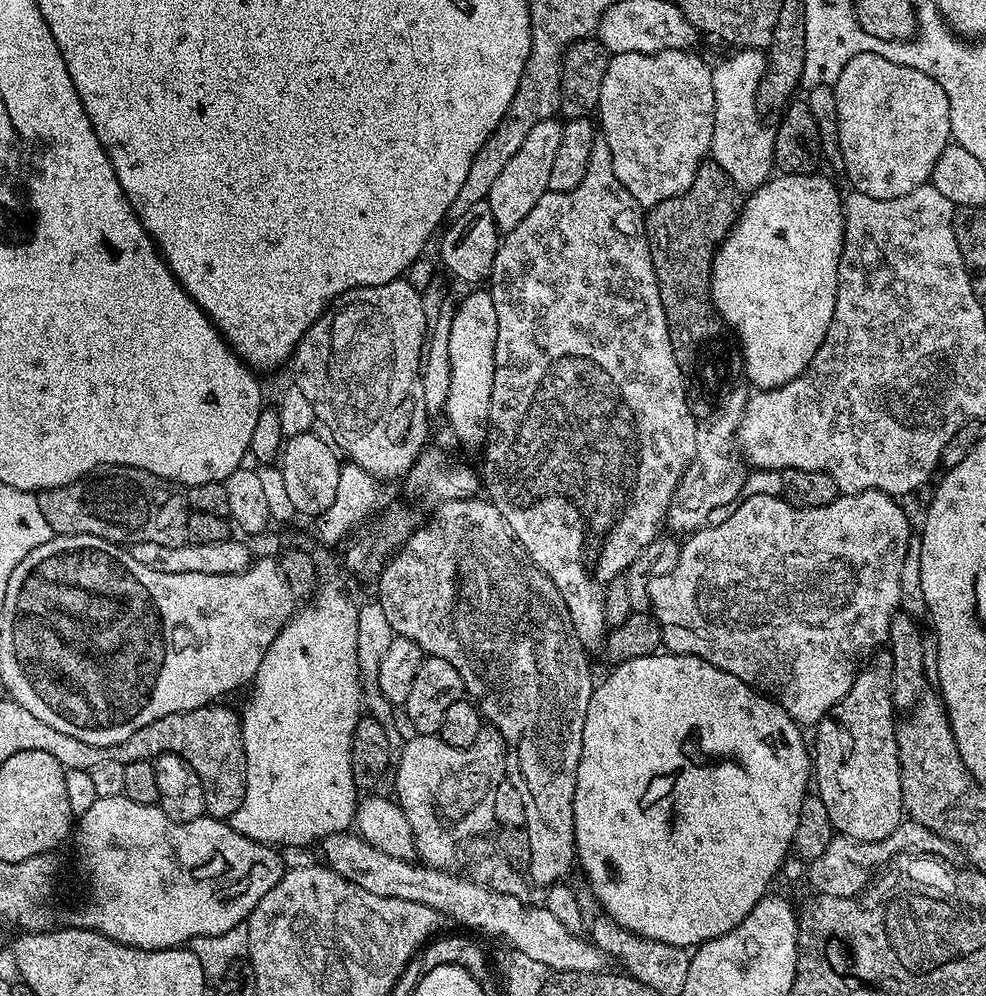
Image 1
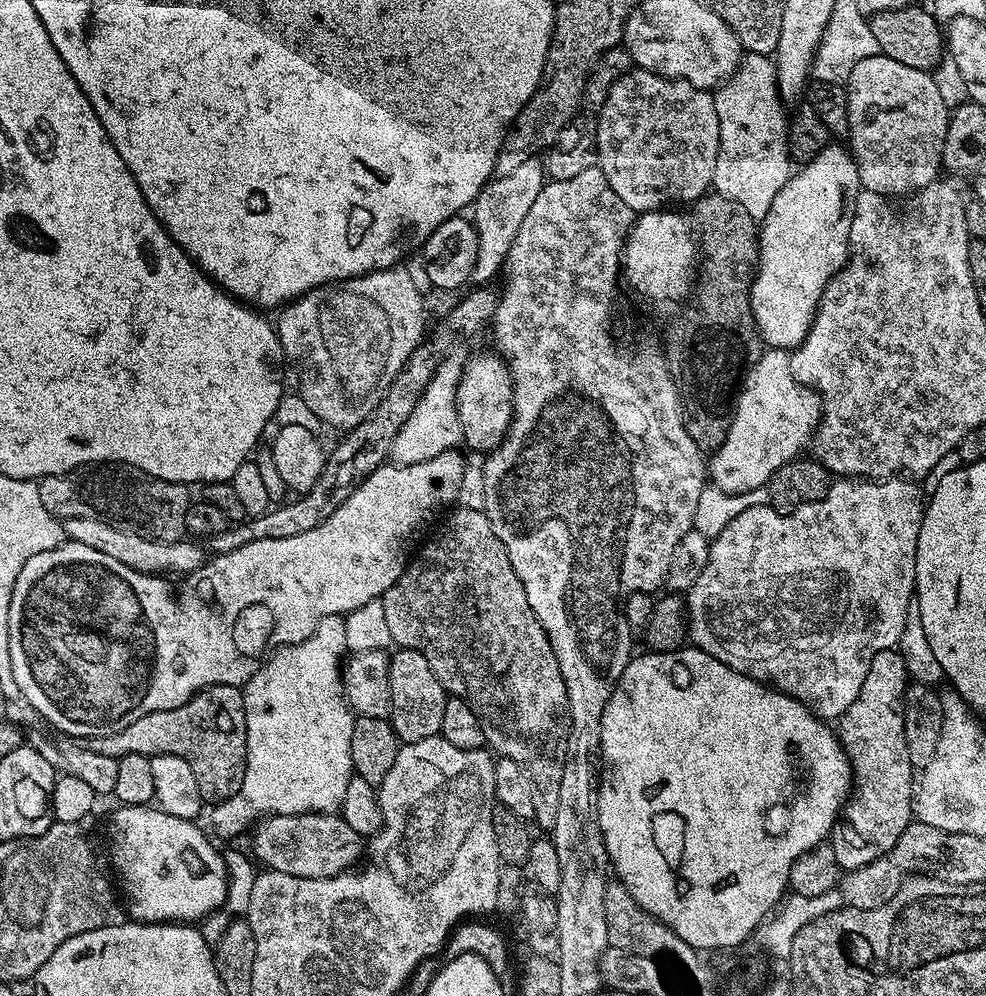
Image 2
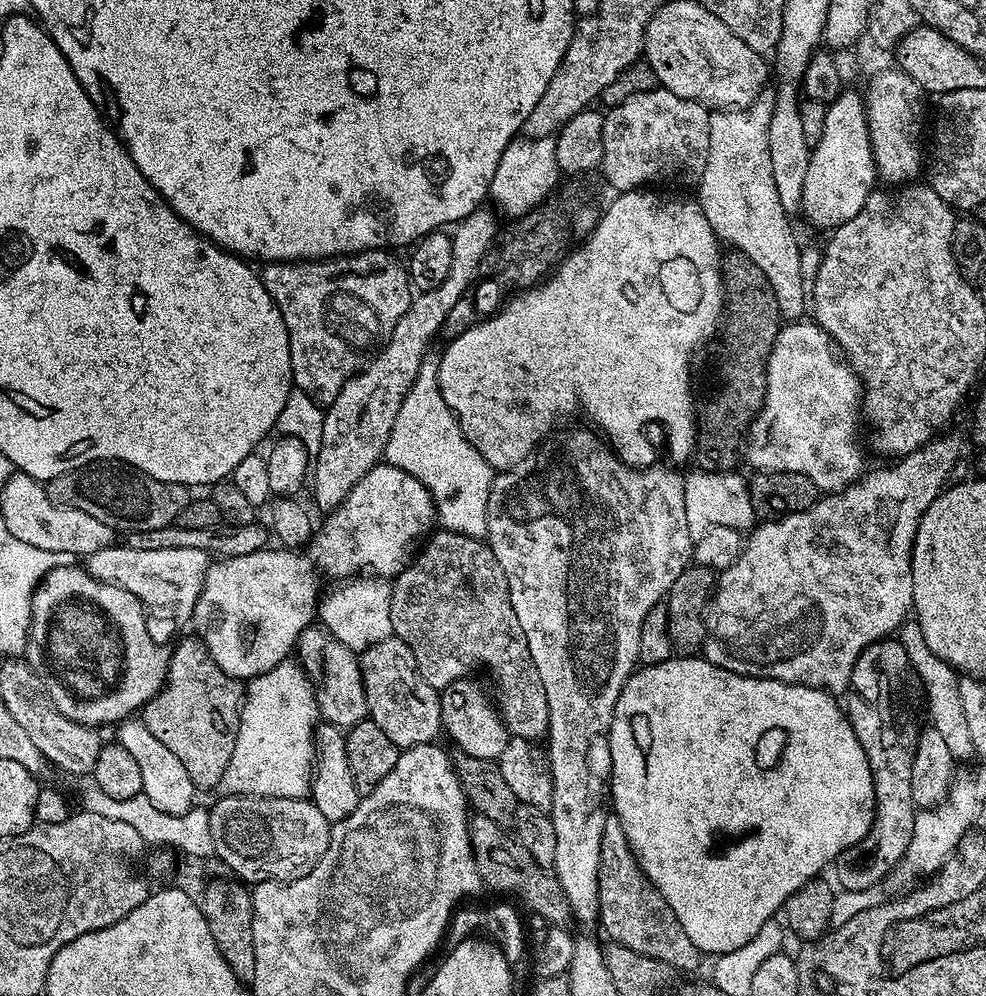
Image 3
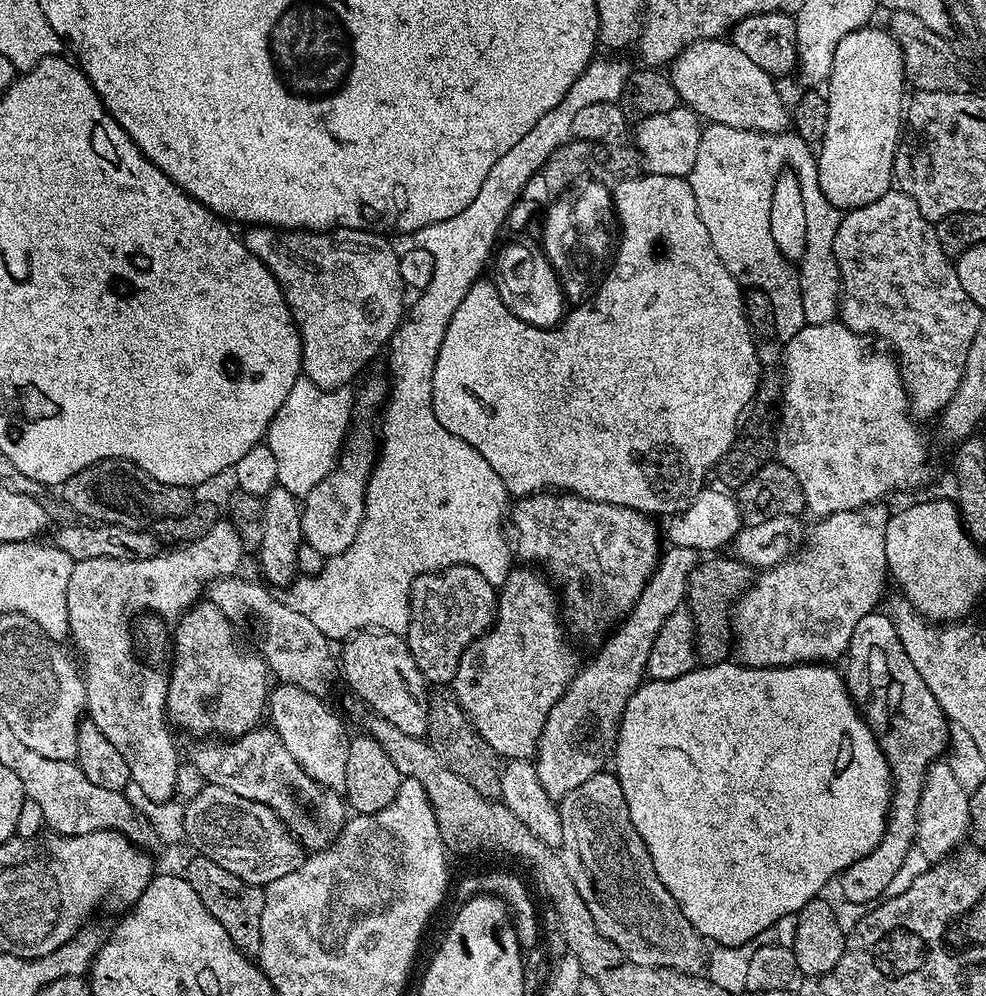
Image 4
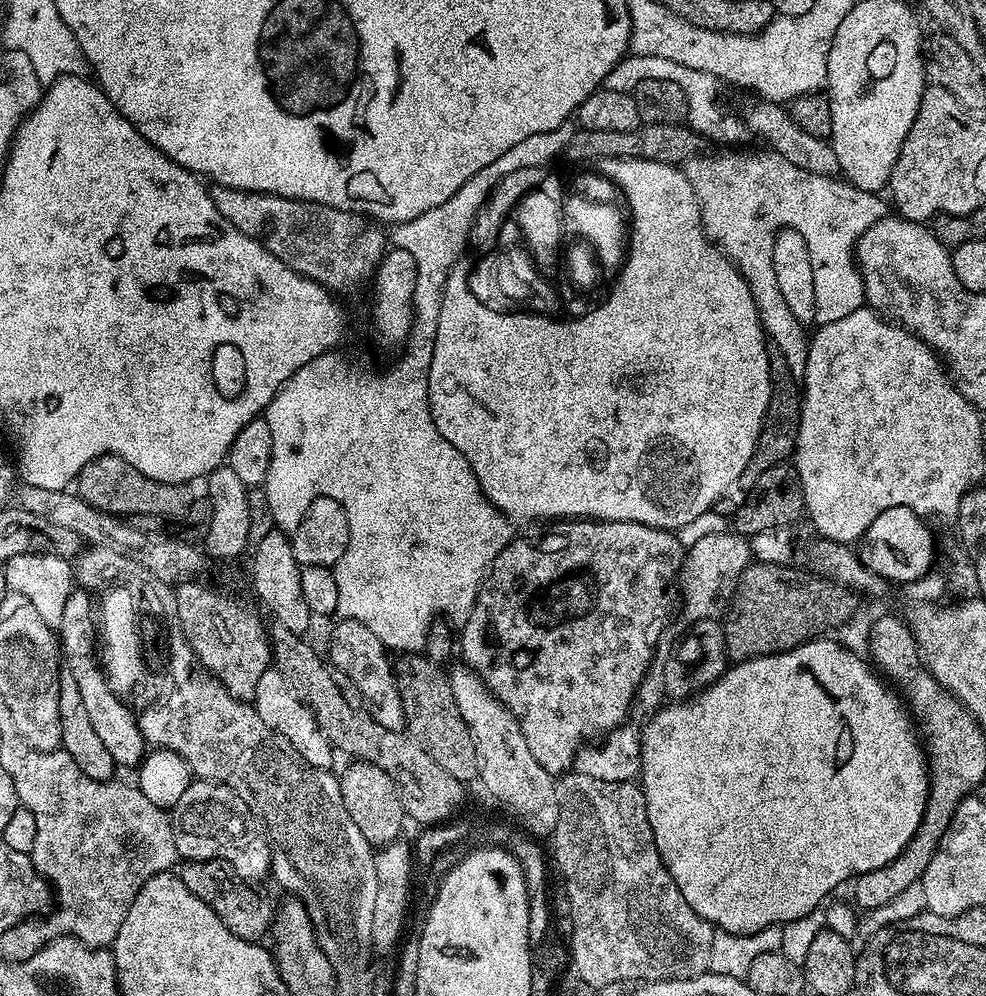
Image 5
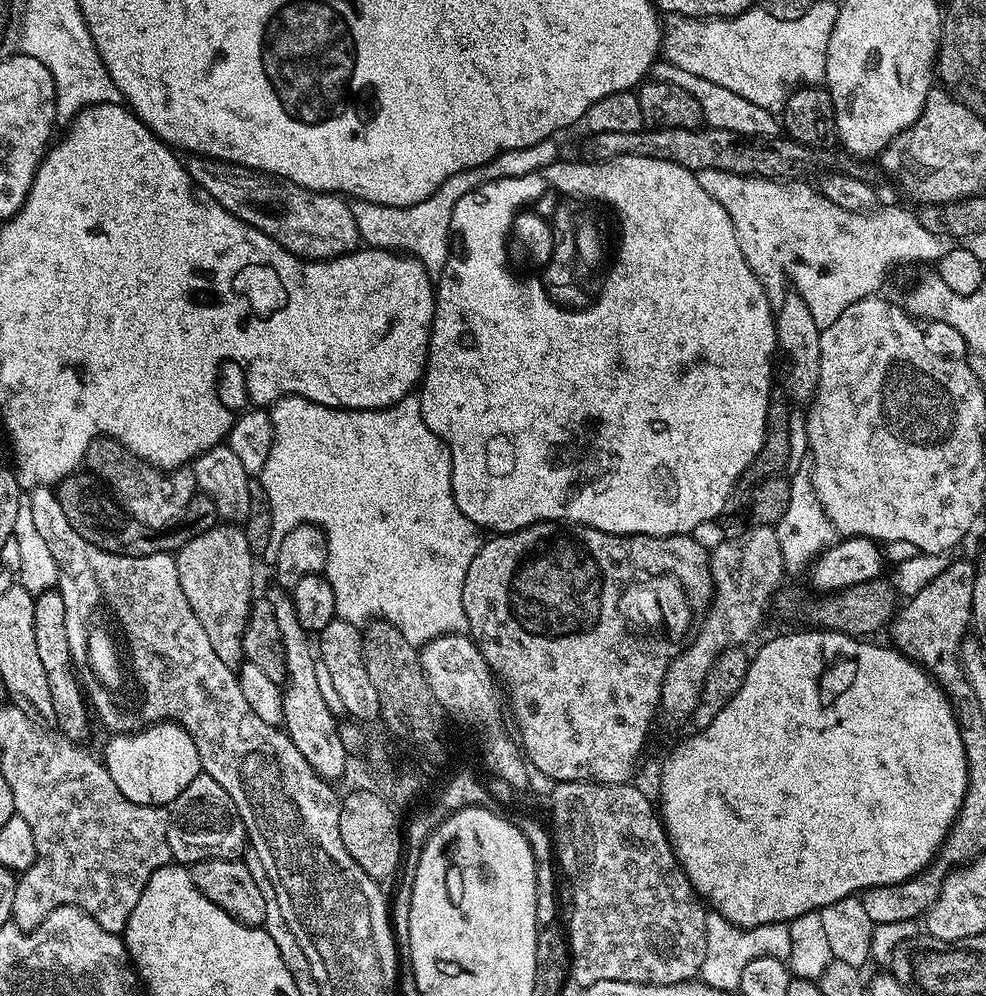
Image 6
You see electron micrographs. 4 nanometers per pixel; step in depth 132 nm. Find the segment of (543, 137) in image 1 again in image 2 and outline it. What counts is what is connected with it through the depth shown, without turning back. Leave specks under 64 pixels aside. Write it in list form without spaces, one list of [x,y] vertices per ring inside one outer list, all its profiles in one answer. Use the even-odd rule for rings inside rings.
[[[533,158],[522,162],[511,174],[496,176],[484,185],[476,195],[476,203],[471,205],[470,219],[476,227],[476,238],[480,253],[472,271],[472,280],[484,286],[501,275],[506,254],[510,254],[510,246],[514,246],[514,234],[518,234],[518,226],[526,219],[530,206],[534,206],[534,198],[544,189],[546,173],[543,159]],[[472,212],[472,213],[471,213]]]

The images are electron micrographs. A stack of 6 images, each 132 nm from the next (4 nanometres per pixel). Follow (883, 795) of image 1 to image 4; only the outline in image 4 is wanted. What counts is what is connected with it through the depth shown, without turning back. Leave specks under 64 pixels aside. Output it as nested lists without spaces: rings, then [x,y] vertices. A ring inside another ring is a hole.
[[[877,610],[866,614],[858,626],[854,626],[854,634],[850,634],[850,646],[846,653],[848,672],[846,683],[848,693],[856,703],[856,708],[870,726],[878,746],[888,763],[890,773],[890,803],[888,806],[888,819],[884,825],[884,834],[878,846],[866,854],[858,862],[844,869],[838,877],[840,892],[845,901],[850,904],[867,904],[879,901],[884,896],[886,886],[894,879],[894,874],[902,867],[902,862],[910,854],[912,848],[917,847],[916,831],[918,830],[918,802],[922,798],[922,786],[928,773],[928,767],[933,762],[939,761],[949,747],[950,721],[948,716],[938,706],[938,698],[930,694],[930,686],[922,682],[922,674],[914,670],[914,662],[902,650],[902,642],[892,625],[892,617],[883,611]]]

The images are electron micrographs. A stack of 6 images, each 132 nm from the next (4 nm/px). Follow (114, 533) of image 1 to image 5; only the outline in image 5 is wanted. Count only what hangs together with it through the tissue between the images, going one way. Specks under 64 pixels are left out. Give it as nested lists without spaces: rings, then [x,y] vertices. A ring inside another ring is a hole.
[[[110,455],[86,462],[86,466],[82,466],[76,476],[74,488],[90,506],[121,518],[161,516],[164,520],[179,521],[190,510],[194,499],[194,493],[188,484],[167,484],[154,478],[146,478],[146,474],[142,474],[142,470],[134,470],[130,462],[120,456]]]

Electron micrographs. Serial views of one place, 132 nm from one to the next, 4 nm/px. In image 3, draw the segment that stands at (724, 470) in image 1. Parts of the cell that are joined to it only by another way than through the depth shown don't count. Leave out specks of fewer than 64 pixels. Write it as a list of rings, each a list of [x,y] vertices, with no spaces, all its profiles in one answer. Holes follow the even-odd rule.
[[[788,322],[774,338],[774,350],[766,366],[766,394],[760,413],[752,421],[746,437],[746,456],[753,469],[761,472],[806,474],[824,494],[843,492],[866,471],[864,448],[860,445],[862,425],[862,385],[855,370],[833,344],[830,334],[815,322]]]

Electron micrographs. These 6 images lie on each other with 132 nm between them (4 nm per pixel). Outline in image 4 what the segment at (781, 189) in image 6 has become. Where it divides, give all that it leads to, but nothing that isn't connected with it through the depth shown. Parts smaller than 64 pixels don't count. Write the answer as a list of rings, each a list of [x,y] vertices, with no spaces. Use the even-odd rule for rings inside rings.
[[[708,124],[701,131],[698,142],[698,158],[688,177],[688,185],[694,190],[694,202],[698,202],[698,214],[710,242],[714,240],[768,240],[770,235],[770,202],[774,194],[774,182],[796,156],[796,148],[784,134],[751,132],[734,126]],[[815,178],[801,179],[800,185],[804,195],[804,205],[806,206],[807,230],[810,233],[806,238],[806,250],[802,261],[804,270],[802,269],[799,273],[802,309],[805,310],[805,324],[822,326],[826,322],[836,320],[840,311],[840,271],[838,270],[838,262],[834,258],[834,238],[832,236],[838,234],[842,212],[841,209],[835,208],[832,204],[826,202],[826,194],[822,194],[822,186],[818,184]]]

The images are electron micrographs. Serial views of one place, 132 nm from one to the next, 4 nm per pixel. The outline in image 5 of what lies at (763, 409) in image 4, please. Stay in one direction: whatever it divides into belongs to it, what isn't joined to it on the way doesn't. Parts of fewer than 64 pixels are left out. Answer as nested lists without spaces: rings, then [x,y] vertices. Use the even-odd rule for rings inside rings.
[[[775,347],[768,350],[768,369],[772,375],[772,397],[770,406],[764,415],[764,425],[758,434],[758,442],[746,470],[742,470],[739,487],[747,490],[766,474],[774,466],[785,463],[795,453],[796,439],[798,438],[798,426],[800,425],[800,402],[802,390],[798,380],[787,366],[786,358]],[[788,456],[788,457],[787,457]]]

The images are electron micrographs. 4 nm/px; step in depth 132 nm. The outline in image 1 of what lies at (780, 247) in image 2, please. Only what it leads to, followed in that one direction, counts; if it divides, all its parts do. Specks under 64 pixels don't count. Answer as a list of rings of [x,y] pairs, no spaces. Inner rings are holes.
[[[773,175],[767,184],[763,184],[762,187],[755,189],[749,195],[752,196],[749,200],[747,197],[743,201],[736,224],[732,231],[728,233],[727,238],[720,243],[716,250],[716,256],[712,259],[712,306],[716,309],[716,315],[734,333],[742,353],[742,372],[748,375],[749,382],[753,384],[751,387],[756,390],[781,388],[783,384],[790,382],[794,377],[807,372],[810,362],[814,358],[814,354],[818,354],[818,346],[822,346],[822,342],[826,338],[826,330],[834,318],[838,270],[840,269],[840,259],[844,249],[844,201],[842,192],[836,189],[835,182],[820,175]]]

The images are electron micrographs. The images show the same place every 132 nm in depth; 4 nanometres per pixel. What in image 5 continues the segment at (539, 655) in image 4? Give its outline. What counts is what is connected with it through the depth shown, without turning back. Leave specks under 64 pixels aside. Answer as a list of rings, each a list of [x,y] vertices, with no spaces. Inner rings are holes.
[[[583,518],[573,519],[571,522],[556,522],[551,526],[553,528],[548,528],[545,532],[540,532],[537,536],[520,536],[517,535],[512,539],[509,544],[502,550],[502,554],[498,554],[498,558],[494,558],[491,568],[488,570],[487,576],[484,577],[483,584],[480,585],[480,592],[476,595],[476,601],[474,606],[470,610],[470,618],[463,624],[459,629],[460,632],[460,644],[458,640],[458,652],[461,652],[463,663],[467,664],[473,672],[476,673],[480,678],[480,683],[508,709],[511,716],[516,719],[517,723],[520,724],[520,733],[526,738],[526,746],[530,746],[530,754],[534,754],[534,758],[538,762],[538,766],[542,766],[542,770],[553,774],[563,774],[573,767],[574,761],[576,759],[576,753],[581,747],[584,735],[588,736],[600,736],[603,737],[605,734],[612,732],[614,729],[619,728],[621,724],[625,723],[629,719],[628,710],[631,708],[632,704],[634,706],[634,699],[636,697],[636,692],[640,689],[640,684],[644,681],[644,675],[650,671],[653,667],[652,664],[652,644],[656,643],[660,635],[664,632],[664,627],[668,627],[670,624],[669,616],[662,616],[662,608],[666,613],[666,606],[673,606],[674,602],[664,602],[660,598],[664,598],[664,592],[666,596],[674,596],[674,581],[677,579],[680,567],[684,564],[684,558],[686,555],[685,545],[680,543],[679,535],[675,531],[669,530],[667,528],[655,528],[654,526],[646,526],[645,524],[639,524],[638,522],[626,522],[625,520],[586,520]]]

